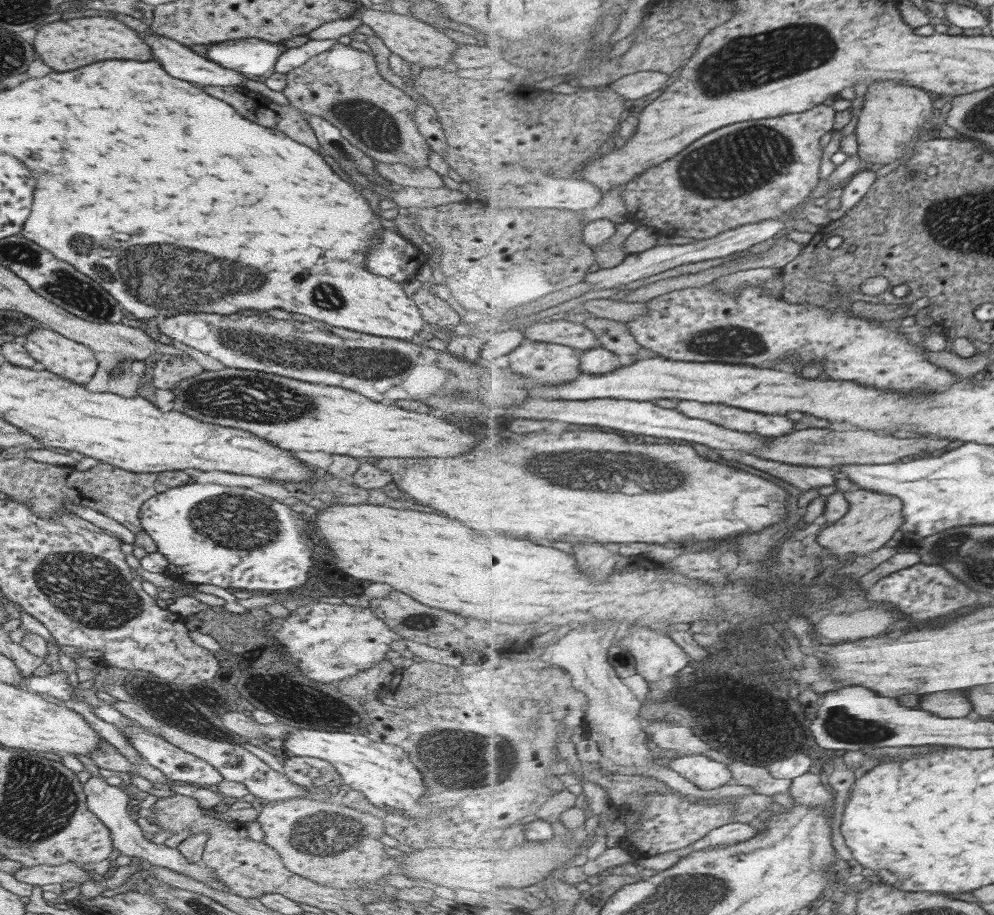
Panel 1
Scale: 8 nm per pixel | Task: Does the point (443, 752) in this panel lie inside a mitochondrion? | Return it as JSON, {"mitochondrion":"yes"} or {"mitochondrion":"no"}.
{"mitochondrion":"yes"}

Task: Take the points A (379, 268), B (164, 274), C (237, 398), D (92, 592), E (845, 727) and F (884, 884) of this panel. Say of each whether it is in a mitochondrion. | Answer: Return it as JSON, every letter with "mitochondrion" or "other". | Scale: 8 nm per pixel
{"A":"other","B":"mitochondrion","C":"mitochondrion","D":"mitochondrion","E":"mitochondrion","F":"other"}

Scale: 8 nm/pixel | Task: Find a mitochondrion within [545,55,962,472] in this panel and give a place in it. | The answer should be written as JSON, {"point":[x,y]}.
{"point":[736,162]}

